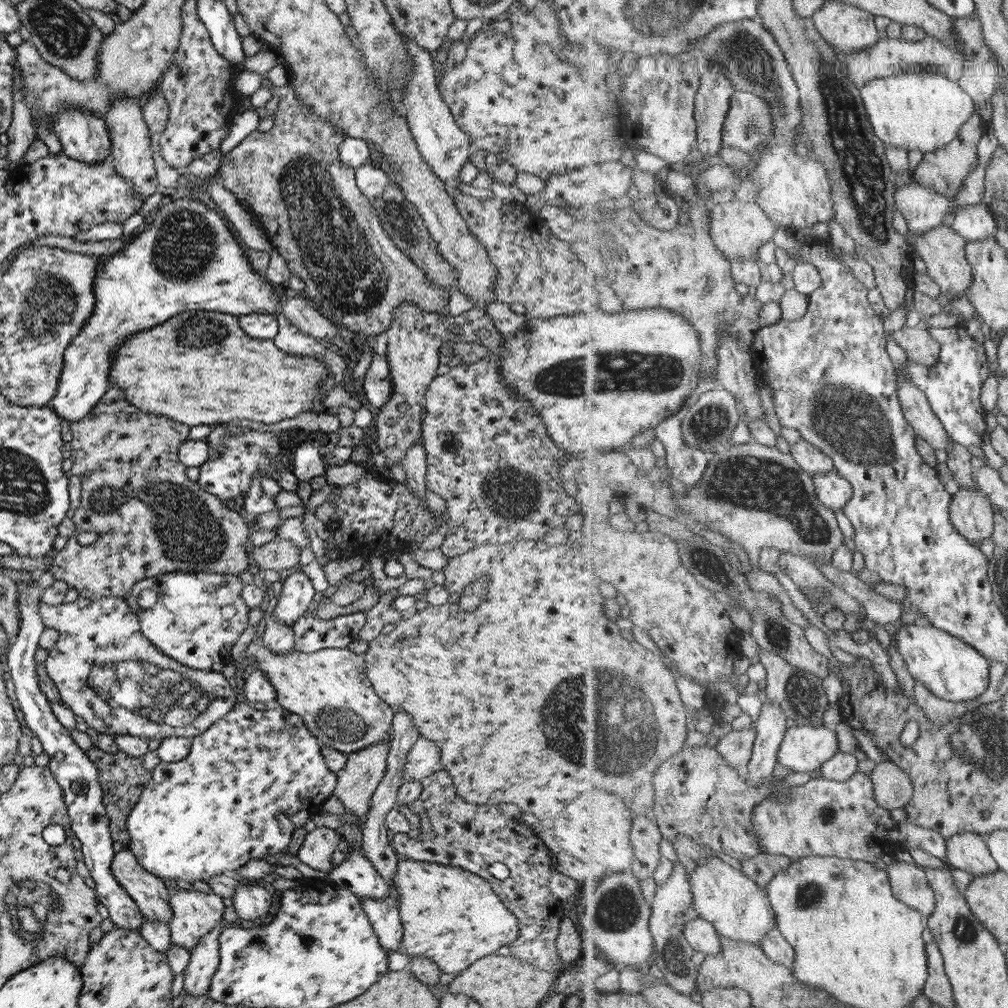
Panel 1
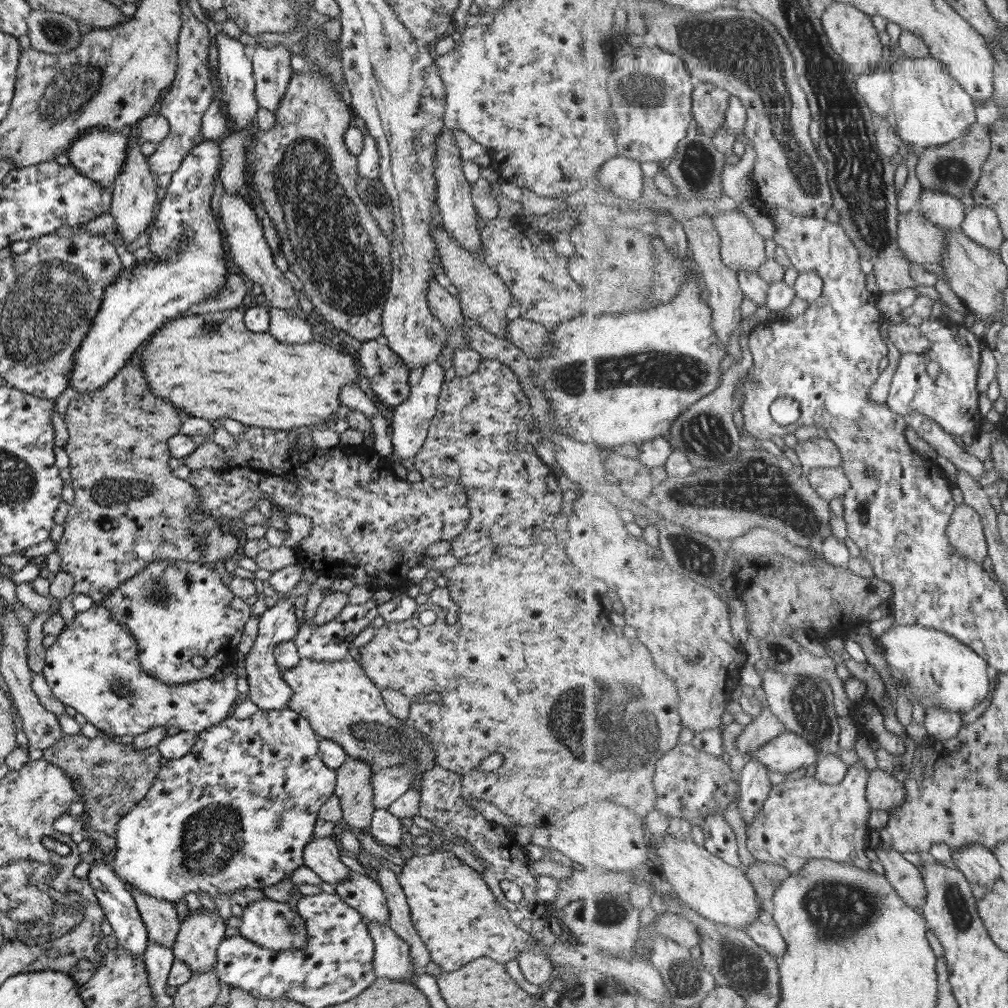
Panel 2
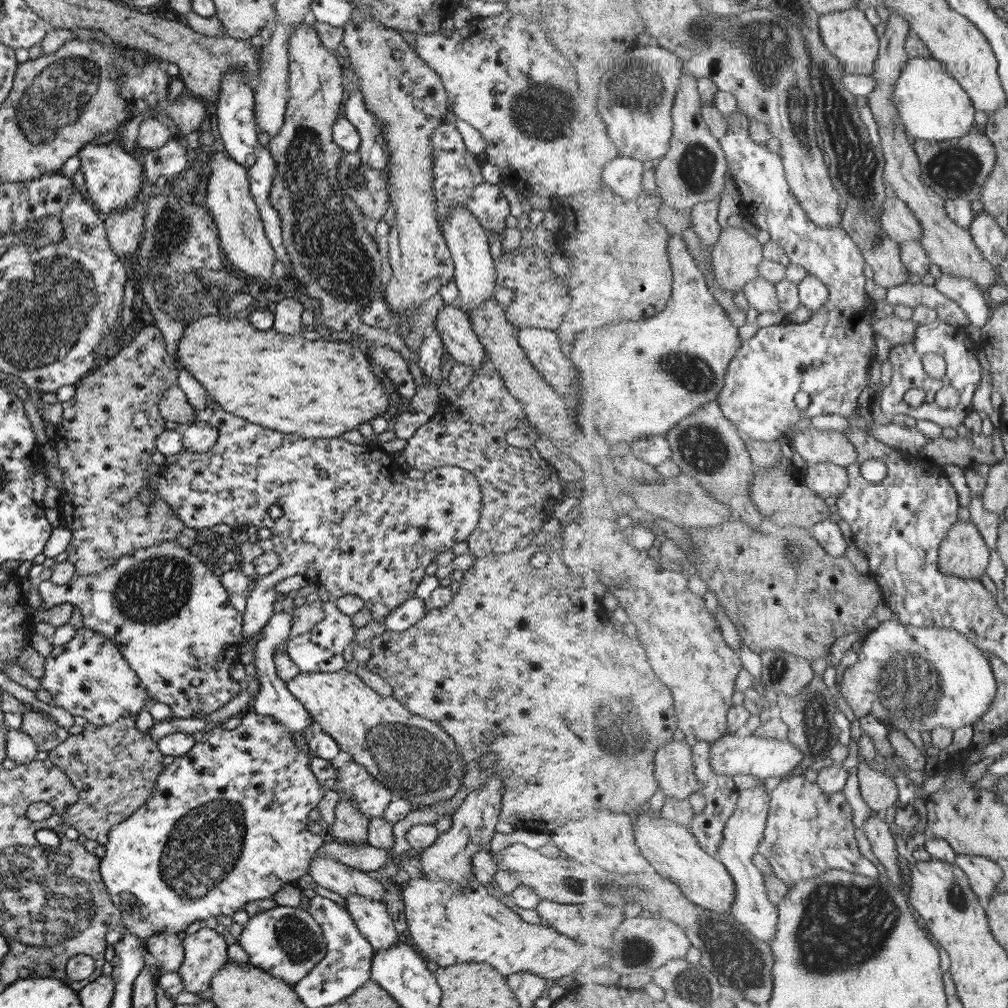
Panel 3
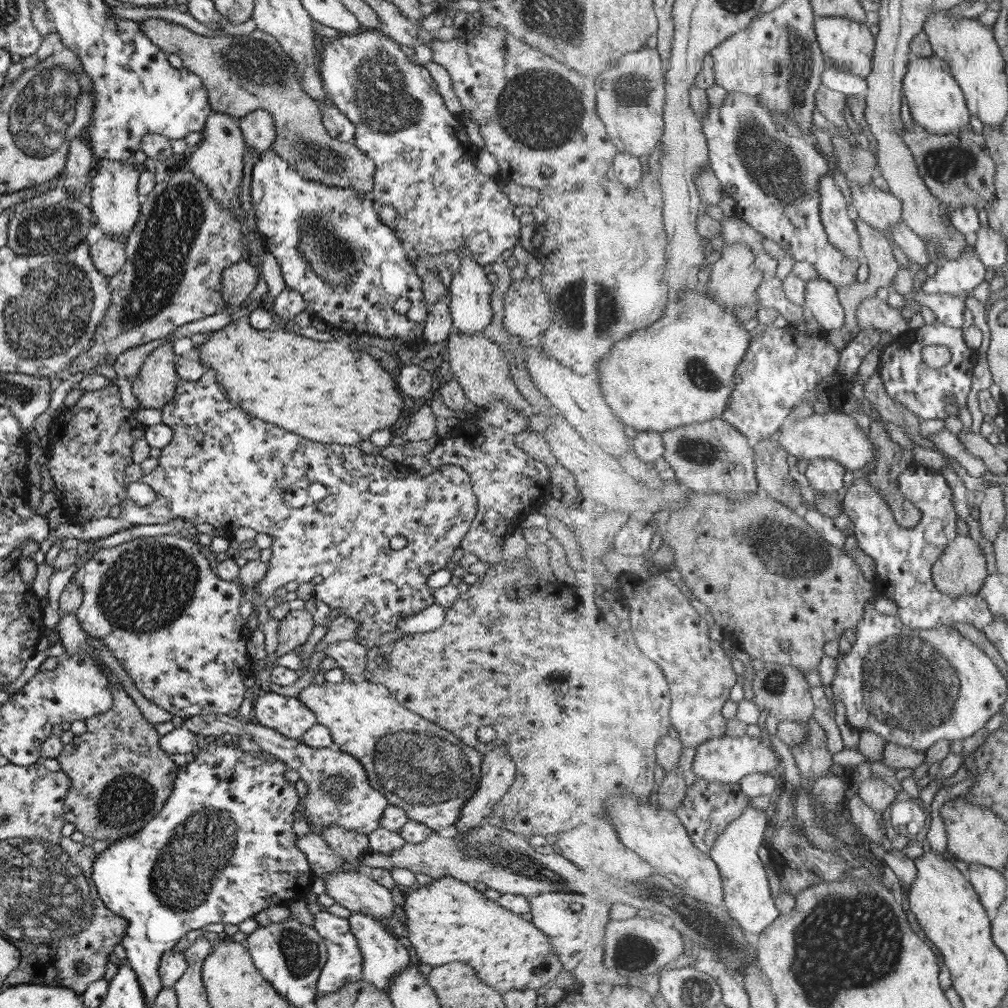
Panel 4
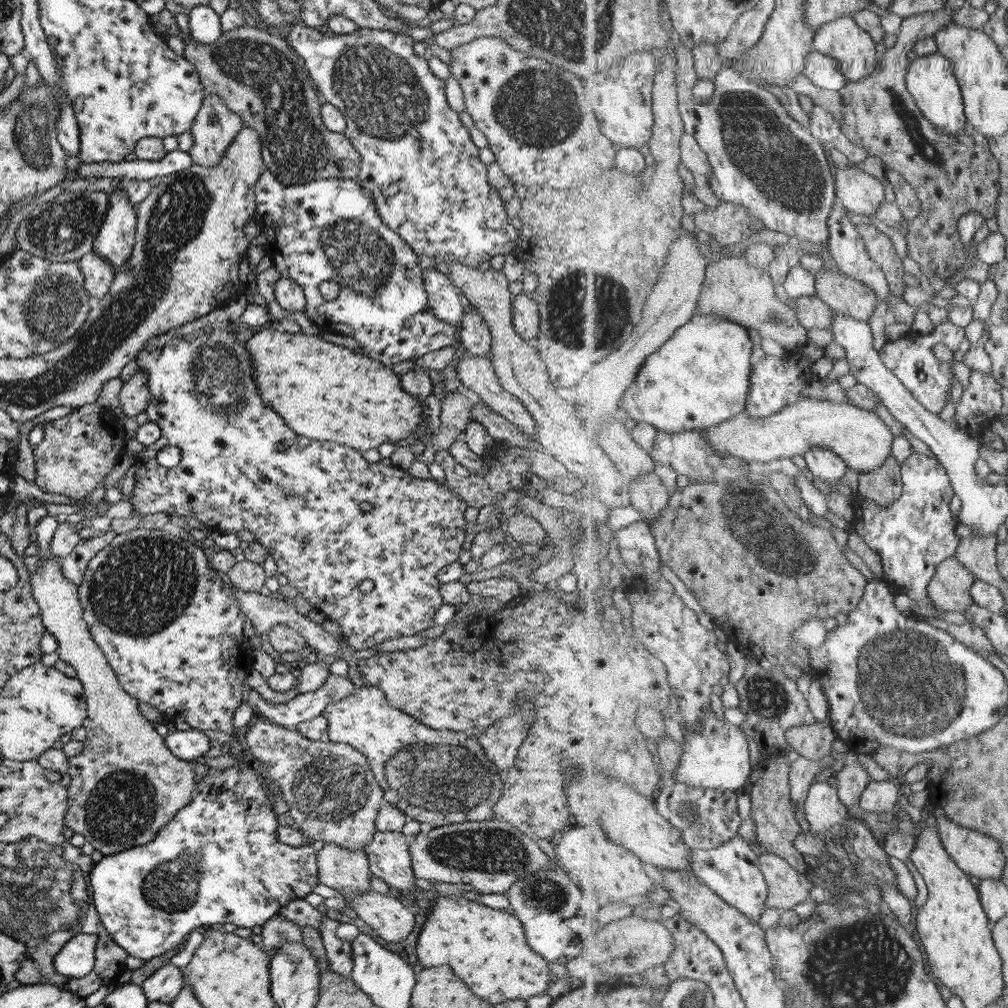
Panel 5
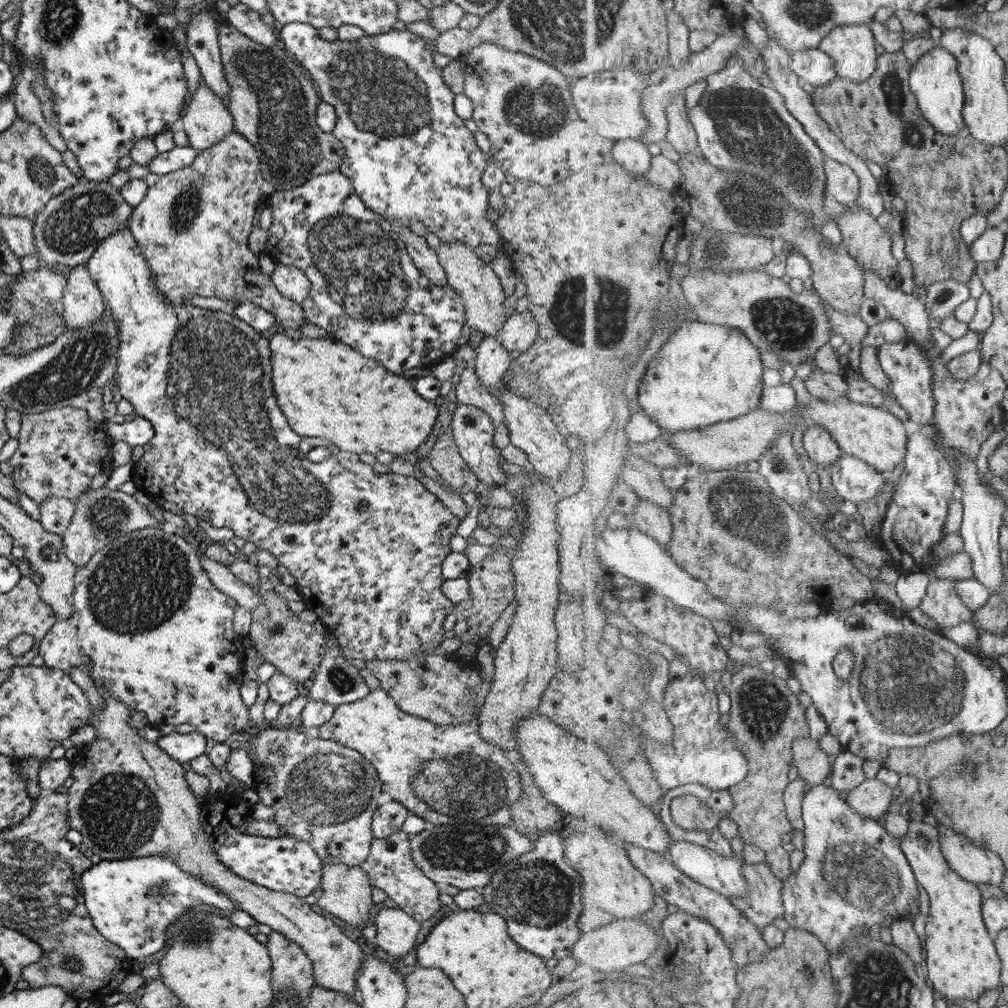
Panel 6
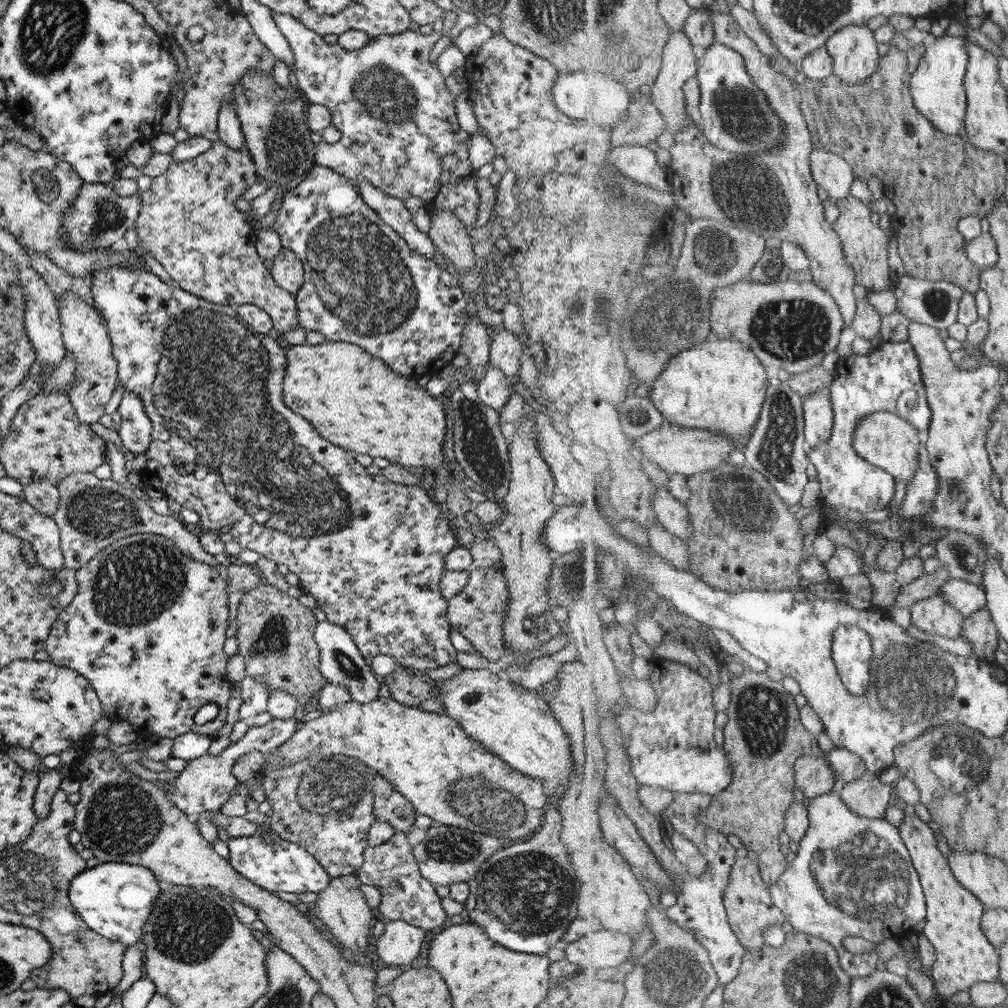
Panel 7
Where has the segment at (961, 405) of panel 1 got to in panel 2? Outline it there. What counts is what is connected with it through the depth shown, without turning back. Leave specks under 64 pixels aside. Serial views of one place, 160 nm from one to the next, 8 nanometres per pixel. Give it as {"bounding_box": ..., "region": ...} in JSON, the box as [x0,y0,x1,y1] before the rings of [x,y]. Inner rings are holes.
{"bounding_box":[887,319,984,436],"region":[[[946,319],[925,320],[919,326],[932,342],[929,352],[923,354],[902,353],[893,374],[887,405],[892,411],[907,417],[912,410],[919,411],[938,422],[949,434],[965,436],[979,432],[984,422],[980,413],[981,341],[965,325]],[[930,362],[938,362],[941,372],[932,377],[928,371]]]}

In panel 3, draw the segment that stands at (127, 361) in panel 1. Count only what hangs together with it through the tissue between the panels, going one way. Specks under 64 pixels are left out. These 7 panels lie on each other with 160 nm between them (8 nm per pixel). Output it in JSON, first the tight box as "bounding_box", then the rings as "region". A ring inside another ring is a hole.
{"bounding_box":[175,311,389,439],"region":[[[220,311],[184,323],[175,354],[181,368],[205,388],[211,401],[251,424],[274,432],[293,433],[310,439],[335,438],[342,432],[357,429],[361,422],[368,423],[373,416],[382,415],[389,406],[389,395],[373,375],[374,368],[360,342],[356,341],[305,340],[299,335],[281,334],[272,328],[259,331],[249,321],[228,317]]]}

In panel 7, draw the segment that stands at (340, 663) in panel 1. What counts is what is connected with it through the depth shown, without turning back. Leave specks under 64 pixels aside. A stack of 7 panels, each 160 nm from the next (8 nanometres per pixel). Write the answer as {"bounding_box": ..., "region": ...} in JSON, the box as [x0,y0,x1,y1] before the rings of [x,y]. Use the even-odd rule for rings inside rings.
{"bounding_box":[253,697,547,837],"region":[[[377,697],[361,704],[347,701],[325,713],[313,714],[304,719],[299,730],[279,744],[275,749],[278,756],[274,762],[262,764],[253,779],[262,779],[267,767],[278,767],[281,763],[293,764],[311,753],[322,755],[342,754],[362,762],[370,770],[380,774],[407,802],[416,814],[428,816],[435,824],[461,827],[471,832],[485,833],[494,837],[527,836],[537,832],[542,824],[547,793],[540,780],[529,778],[498,756],[471,740],[459,723],[440,713],[423,711],[418,707],[403,706],[391,697]]]}

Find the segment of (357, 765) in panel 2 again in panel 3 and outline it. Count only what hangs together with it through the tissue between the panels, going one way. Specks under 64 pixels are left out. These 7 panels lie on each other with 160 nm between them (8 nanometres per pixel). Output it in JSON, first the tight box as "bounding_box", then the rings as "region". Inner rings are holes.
{"bounding_box":[324,797,368,844],"region":[[[341,797],[334,806],[334,821],[324,836],[347,844],[365,843],[368,818],[359,812],[349,797]]]}

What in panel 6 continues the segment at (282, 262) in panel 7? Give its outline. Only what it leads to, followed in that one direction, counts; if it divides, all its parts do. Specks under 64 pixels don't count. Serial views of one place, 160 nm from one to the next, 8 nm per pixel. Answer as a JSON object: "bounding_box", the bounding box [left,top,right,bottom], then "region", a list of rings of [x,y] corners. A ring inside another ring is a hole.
{"bounding_box":[269,265,310,304],"region":[[[276,265],[269,279],[283,298],[297,304],[309,294],[310,280],[294,266]]]}

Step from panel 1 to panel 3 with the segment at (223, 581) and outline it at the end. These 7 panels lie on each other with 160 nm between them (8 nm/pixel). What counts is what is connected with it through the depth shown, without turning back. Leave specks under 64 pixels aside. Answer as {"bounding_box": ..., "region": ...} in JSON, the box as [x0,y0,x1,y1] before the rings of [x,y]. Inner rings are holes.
{"bounding_box":[37,540,243,719],"region":[[[167,540],[155,546],[148,546],[147,548],[138,548],[114,560],[114,563],[103,572],[94,572],[89,576],[78,576],[77,578],[72,577],[67,584],[62,584],[61,586],[51,584],[48,580],[40,581],[37,585],[37,591],[41,598],[40,610],[49,610],[49,608],[53,606],[71,603],[73,607],[79,609],[81,616],[83,616],[83,628],[87,628],[87,630],[91,630],[91,632],[97,632],[97,634],[107,636],[107,638],[113,640],[119,647],[121,656],[125,658],[127,666],[138,676],[142,687],[150,696],[151,700],[153,700],[153,702],[163,702],[163,704],[167,704],[170,708],[170,714],[175,719],[191,717],[191,714],[197,710],[205,716],[221,708],[224,704],[227,704],[227,702],[241,690],[239,683],[229,677],[229,668],[238,662],[239,647],[243,644],[243,635],[241,635],[241,630],[243,630],[242,614],[237,612],[237,610],[229,604],[229,592],[223,589],[219,577],[213,575],[212,571],[205,566],[203,561],[201,561],[194,552],[181,548],[173,540]]]}

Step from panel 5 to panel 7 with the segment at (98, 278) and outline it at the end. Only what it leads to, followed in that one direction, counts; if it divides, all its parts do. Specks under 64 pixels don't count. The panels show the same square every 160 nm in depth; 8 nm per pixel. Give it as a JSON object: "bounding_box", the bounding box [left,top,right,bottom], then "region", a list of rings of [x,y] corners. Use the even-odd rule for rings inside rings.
{"bounding_box":[56,292,117,425],"region":[[[64,292],[56,301],[59,332],[67,353],[76,360],[76,372],[69,384],[67,399],[71,401],[76,417],[88,425],[98,422],[103,416],[103,406],[117,389],[116,360],[112,355],[112,346],[106,331],[105,322],[91,305],[80,299],[75,293]]]}

